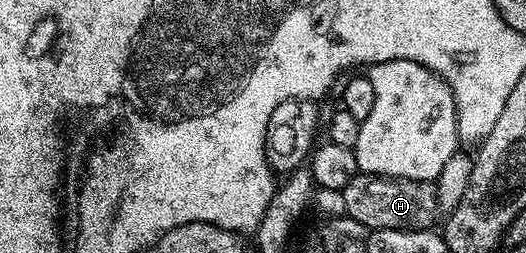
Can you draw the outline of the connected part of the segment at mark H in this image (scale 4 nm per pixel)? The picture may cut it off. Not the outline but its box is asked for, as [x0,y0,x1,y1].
[343,174,441,232]

